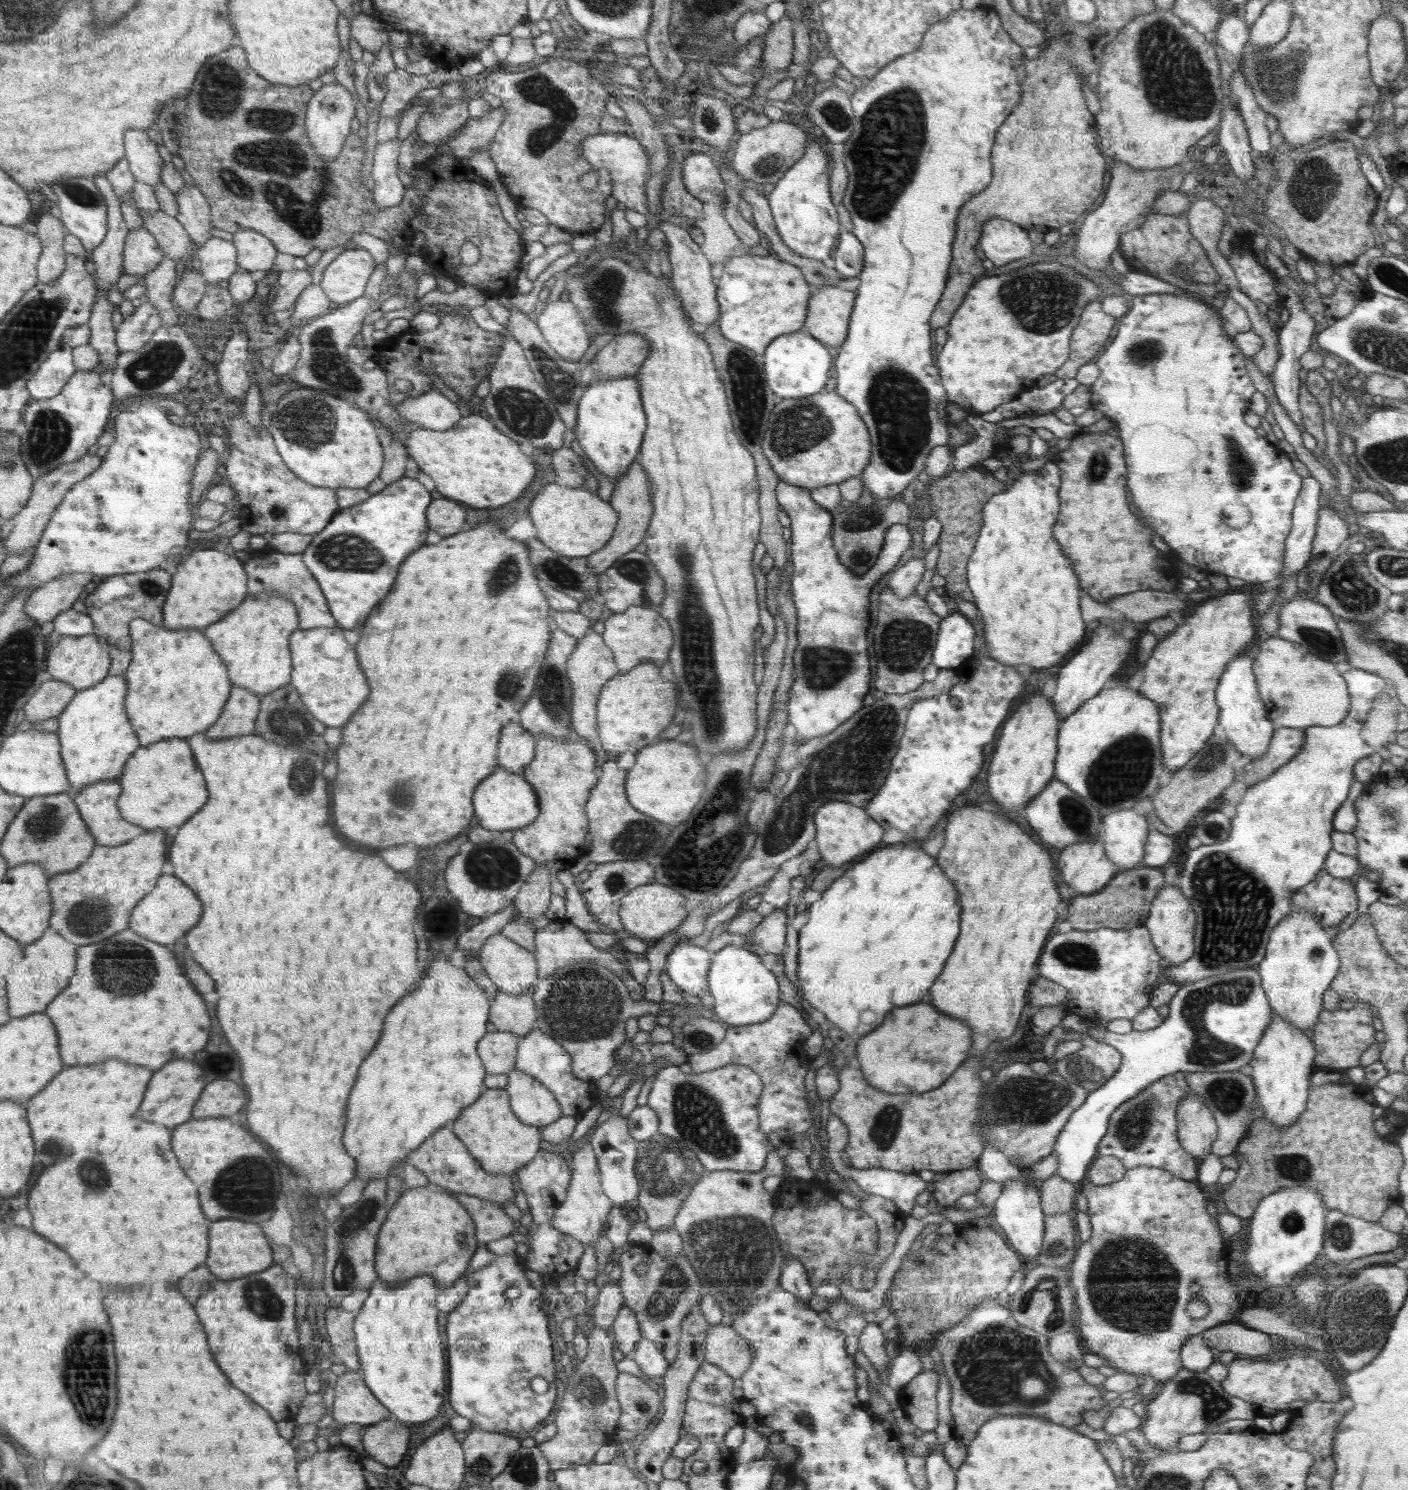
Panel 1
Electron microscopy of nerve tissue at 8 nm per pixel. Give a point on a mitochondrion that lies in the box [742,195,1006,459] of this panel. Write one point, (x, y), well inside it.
(821, 275)

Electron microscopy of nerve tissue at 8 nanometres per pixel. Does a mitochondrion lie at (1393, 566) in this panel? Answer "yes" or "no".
yes

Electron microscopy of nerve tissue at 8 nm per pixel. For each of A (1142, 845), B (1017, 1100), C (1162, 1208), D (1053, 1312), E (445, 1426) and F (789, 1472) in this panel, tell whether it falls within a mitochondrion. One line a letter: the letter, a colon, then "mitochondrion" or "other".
A: other
B: mitochondrion
C: other
D: mitochondrion
E: other
F: other

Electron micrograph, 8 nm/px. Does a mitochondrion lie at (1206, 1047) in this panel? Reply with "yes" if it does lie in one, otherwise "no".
yes

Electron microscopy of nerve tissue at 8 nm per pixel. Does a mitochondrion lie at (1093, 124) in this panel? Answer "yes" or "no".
no

